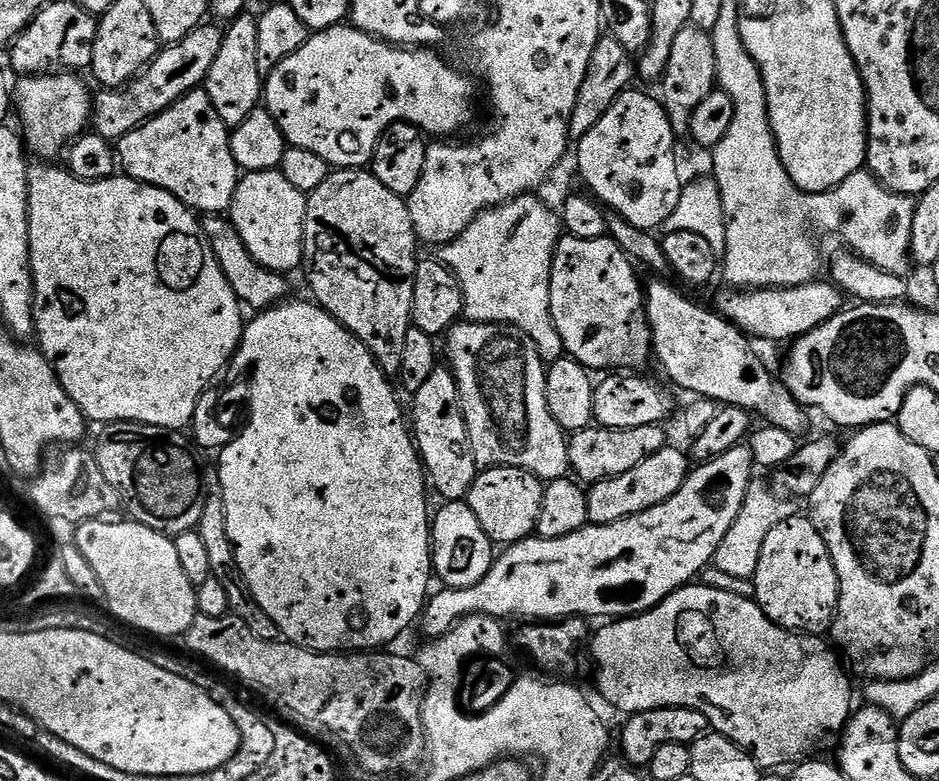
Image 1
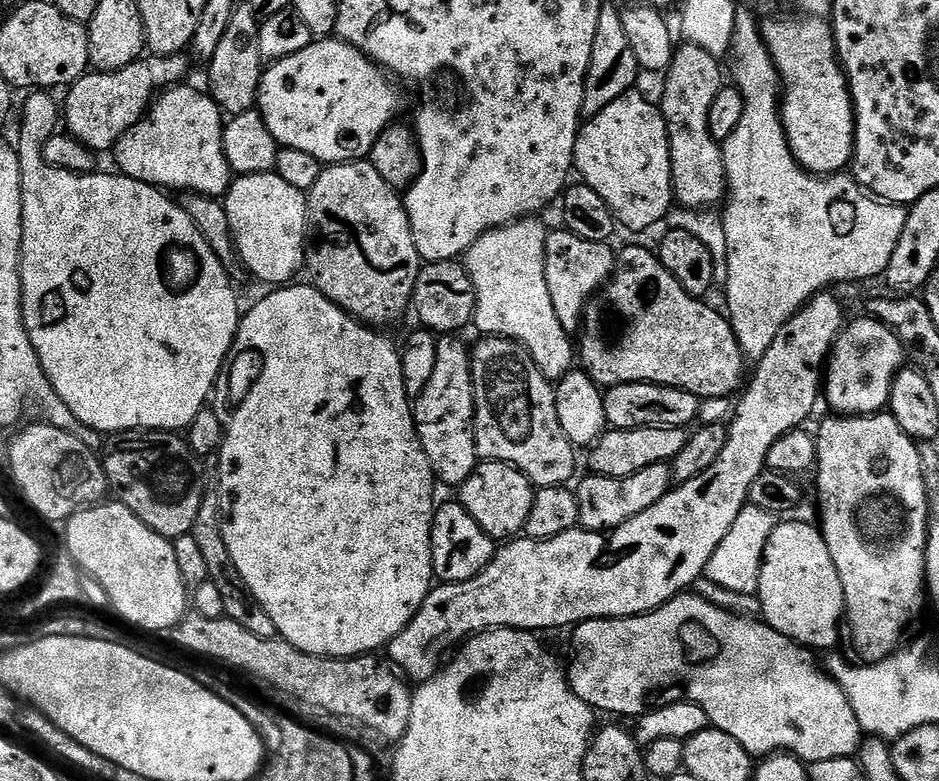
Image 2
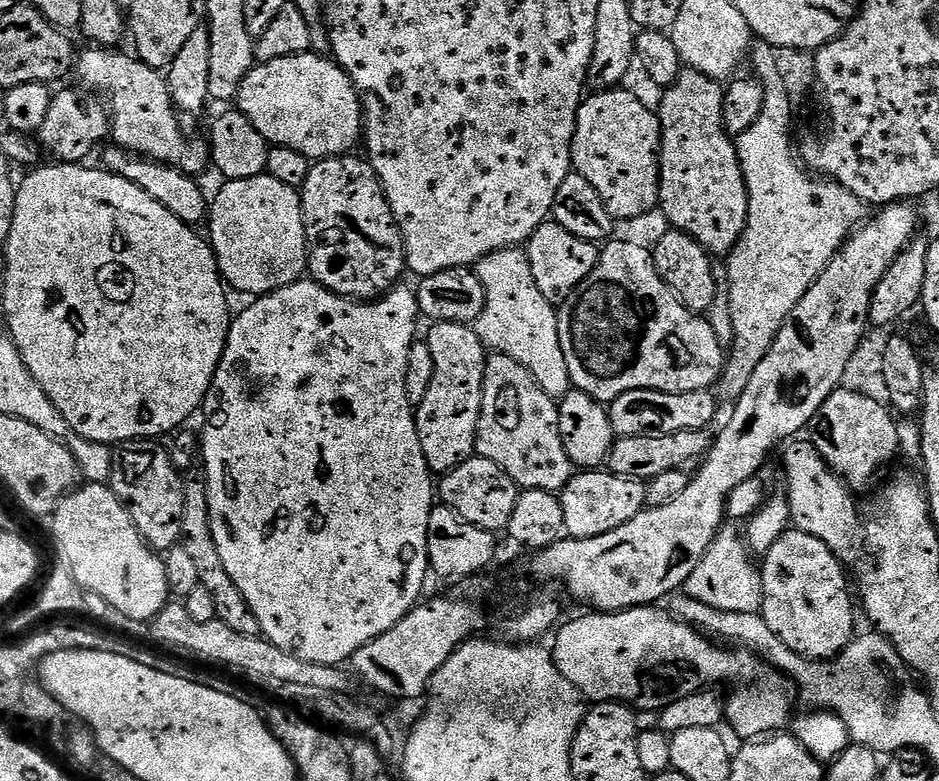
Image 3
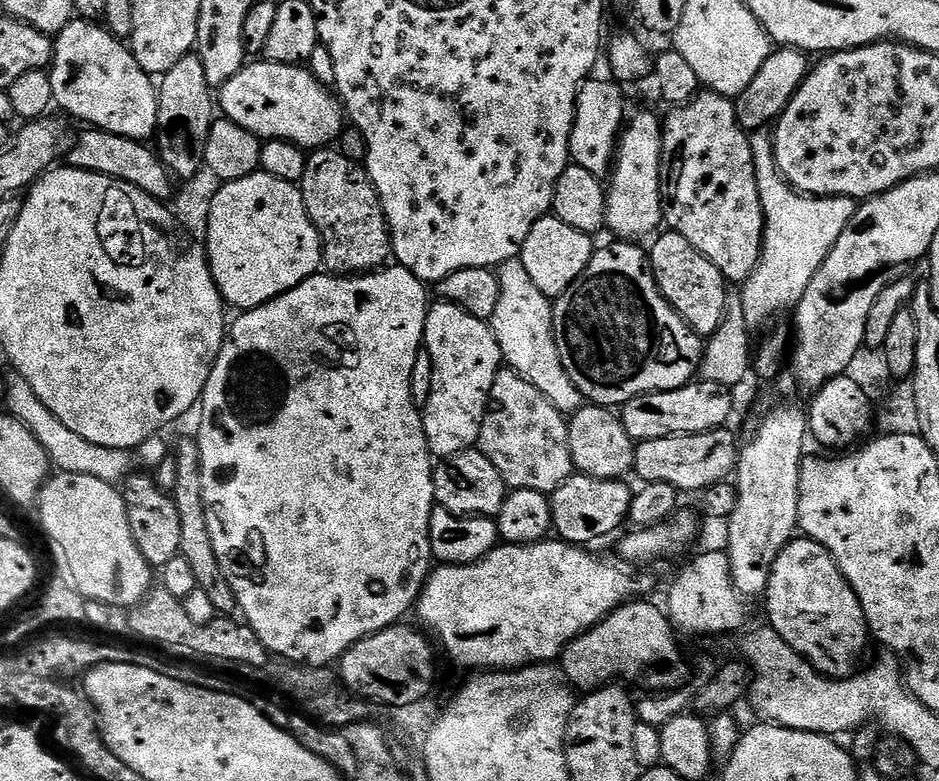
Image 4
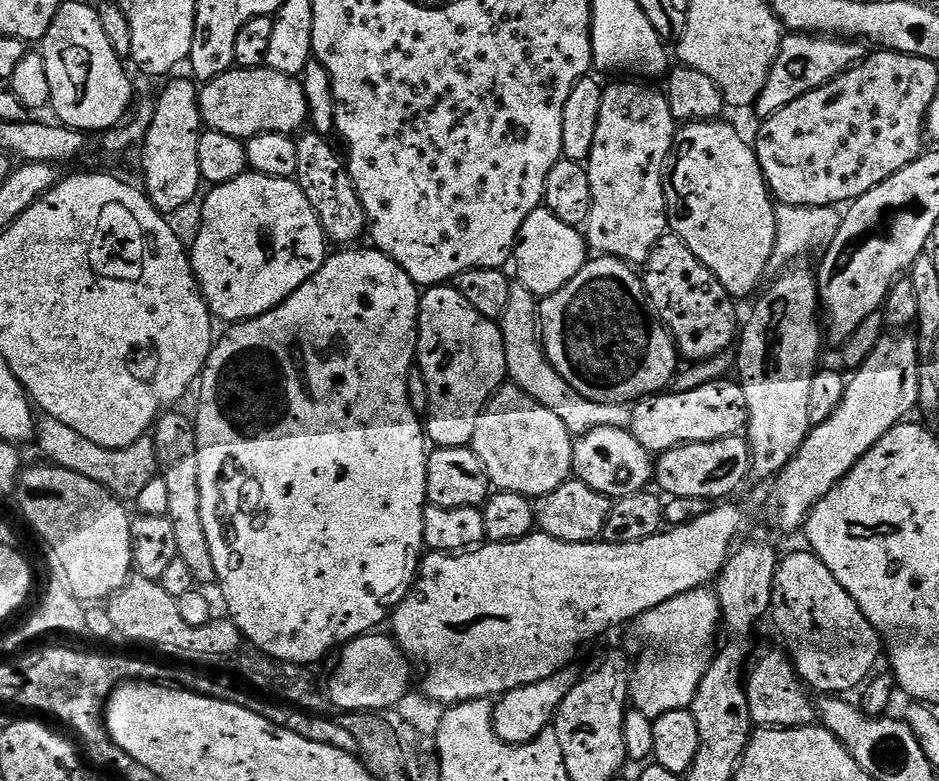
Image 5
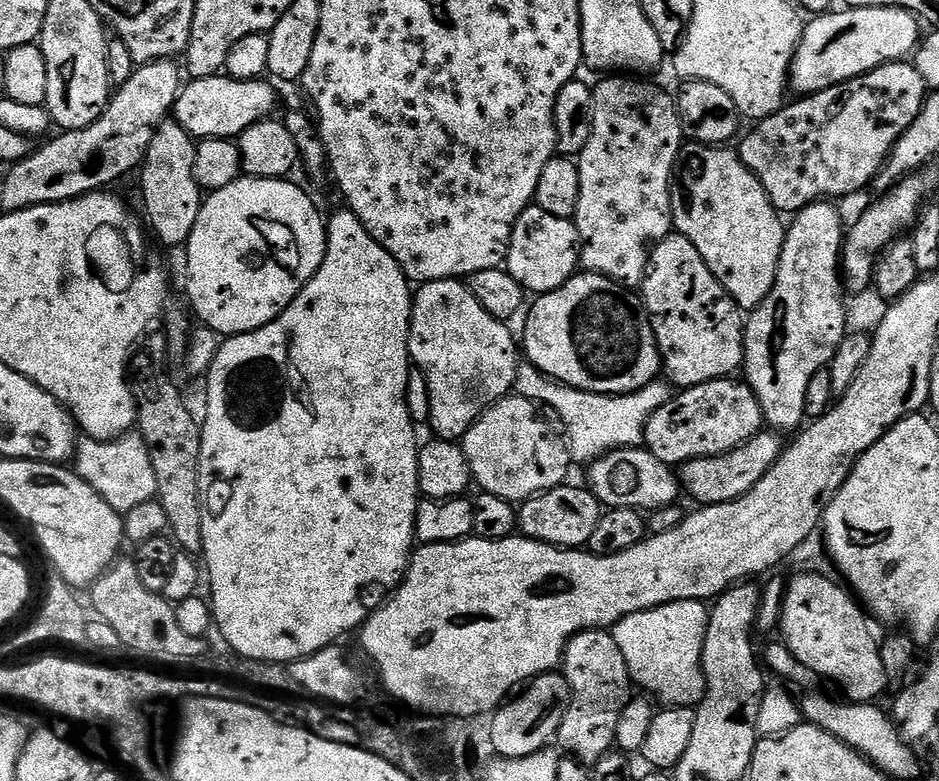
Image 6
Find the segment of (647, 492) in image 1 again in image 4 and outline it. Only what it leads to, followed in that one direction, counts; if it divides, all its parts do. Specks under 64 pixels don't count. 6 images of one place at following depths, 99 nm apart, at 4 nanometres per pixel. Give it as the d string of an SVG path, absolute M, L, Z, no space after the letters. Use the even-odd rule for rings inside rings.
M574 474L554 493L551 493L552 502L552 526L555 535L565 544L577 546L592 546L595 540L608 536L620 528L620 523L627 521L628 511L631 508L631 500L634 495L633 489L627 488L624 480L599 480L593 476Z

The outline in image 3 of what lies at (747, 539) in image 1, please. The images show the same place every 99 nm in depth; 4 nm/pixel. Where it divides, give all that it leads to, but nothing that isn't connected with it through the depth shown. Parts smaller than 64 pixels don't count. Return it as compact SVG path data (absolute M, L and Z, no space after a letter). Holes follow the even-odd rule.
M725 526L720 529L716 541L706 550L702 562L698 562L698 570L686 578L682 592L699 604L705 604L718 610L750 614L760 612L764 607L762 594L762 578L760 568L754 561L753 553L748 547L748 541L736 528Z

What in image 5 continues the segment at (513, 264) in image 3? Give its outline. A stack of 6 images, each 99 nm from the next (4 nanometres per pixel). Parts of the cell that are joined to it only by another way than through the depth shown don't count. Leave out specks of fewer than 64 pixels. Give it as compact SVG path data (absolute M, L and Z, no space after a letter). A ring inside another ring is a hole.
M519 286L513 287L510 302L498 323L506 346L507 379L526 394L530 394L530 398L534 398L542 406L554 410L554 414L558 414L558 418L562 418L562 422L566 422L573 437L586 434L591 428L598 426L623 428L629 423L630 416L627 411L610 410L609 405L582 398L578 394L578 390L571 388L562 378L562 374L558 374L554 370L540 339L538 300L532 293Z

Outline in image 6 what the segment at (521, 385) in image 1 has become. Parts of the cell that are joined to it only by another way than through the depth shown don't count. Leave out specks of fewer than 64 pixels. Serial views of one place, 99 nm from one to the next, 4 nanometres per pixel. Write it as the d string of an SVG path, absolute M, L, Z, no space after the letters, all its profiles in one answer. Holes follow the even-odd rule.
M509 394L490 405L488 409L472 424L472 429L465 434L462 447L466 454L466 462L470 462L470 470L475 487L480 492L489 492L503 500L523 502L531 496L539 496L551 488L561 487L568 476L568 467L573 467L572 453L567 443L556 437L556 432L540 417L541 409L537 401L527 400L525 396Z

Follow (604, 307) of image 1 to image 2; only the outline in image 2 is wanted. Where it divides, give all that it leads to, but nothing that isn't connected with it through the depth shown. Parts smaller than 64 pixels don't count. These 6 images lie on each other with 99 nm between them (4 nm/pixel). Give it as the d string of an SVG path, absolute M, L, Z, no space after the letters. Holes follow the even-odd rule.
M549 231L544 246L546 286L550 286L550 302L554 302L554 314L558 314L558 322L562 322L564 328L576 330L581 327L588 299L601 291L612 275L617 253L611 252L608 244L586 242L586 238L578 238L578 234L559 231Z

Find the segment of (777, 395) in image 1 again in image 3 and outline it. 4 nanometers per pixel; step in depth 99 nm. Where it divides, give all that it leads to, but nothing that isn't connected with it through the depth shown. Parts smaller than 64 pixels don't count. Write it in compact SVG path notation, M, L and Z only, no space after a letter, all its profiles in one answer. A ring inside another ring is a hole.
M619 238L605 243L600 248L600 261L590 275L585 278L584 283L580 285L571 304L572 313L569 314L568 320L566 316L560 322L560 341L562 350L566 354L566 366L570 366L573 389L585 392L590 398L601 402L611 402L630 390L642 390L643 388L659 392L702 392L711 389L713 387L711 384L723 377L726 365L726 348L721 344L719 336L716 335L714 326L701 313L691 312L682 303L680 295L658 274L652 253L647 247L644 249L642 245L635 244L632 240L624 241Z

